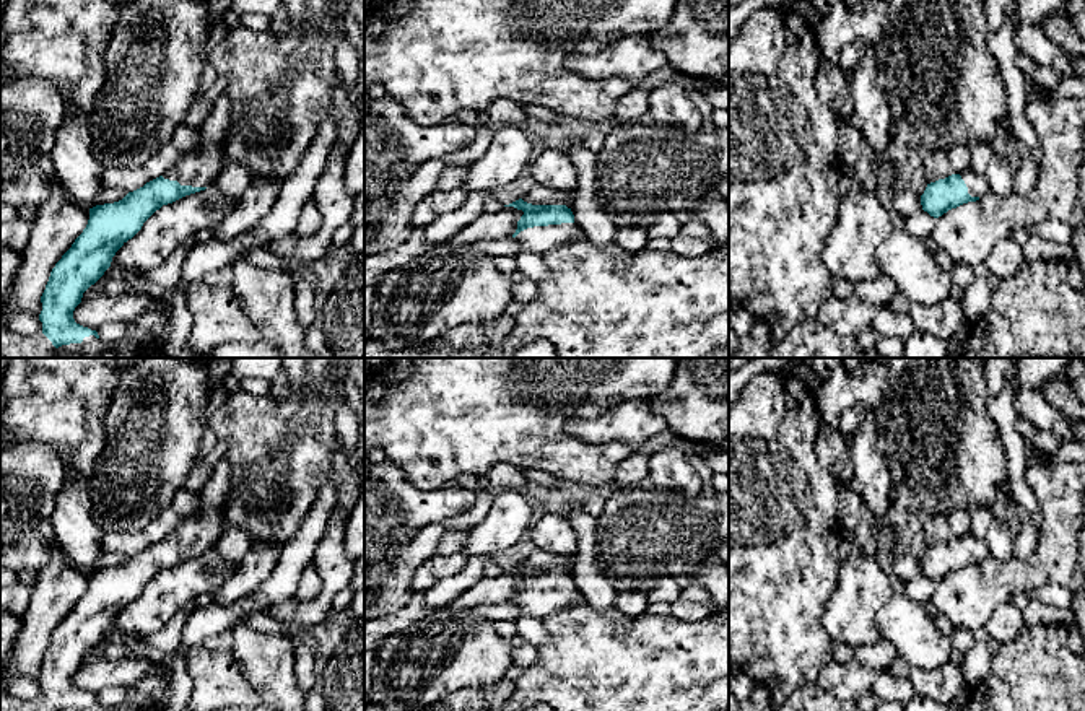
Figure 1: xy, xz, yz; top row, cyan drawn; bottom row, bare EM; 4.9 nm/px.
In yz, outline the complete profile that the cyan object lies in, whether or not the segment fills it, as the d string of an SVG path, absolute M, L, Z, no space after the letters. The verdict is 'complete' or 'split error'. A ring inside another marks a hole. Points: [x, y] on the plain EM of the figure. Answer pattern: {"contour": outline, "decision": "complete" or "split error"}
{"contour": "M968 530L960 539L927 548L921 569L930 581L939 582L952 573L983 563L987 556L991 552L986 540Z", "decision": "split error"}

